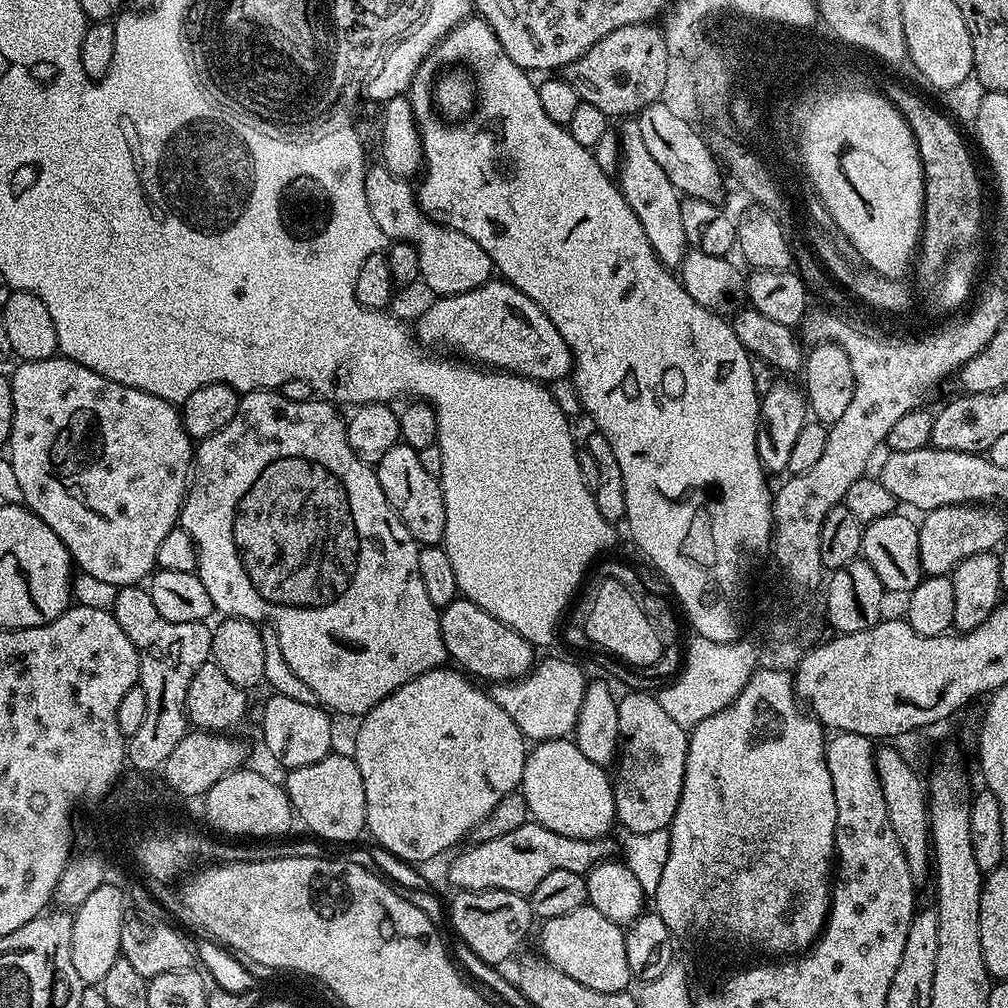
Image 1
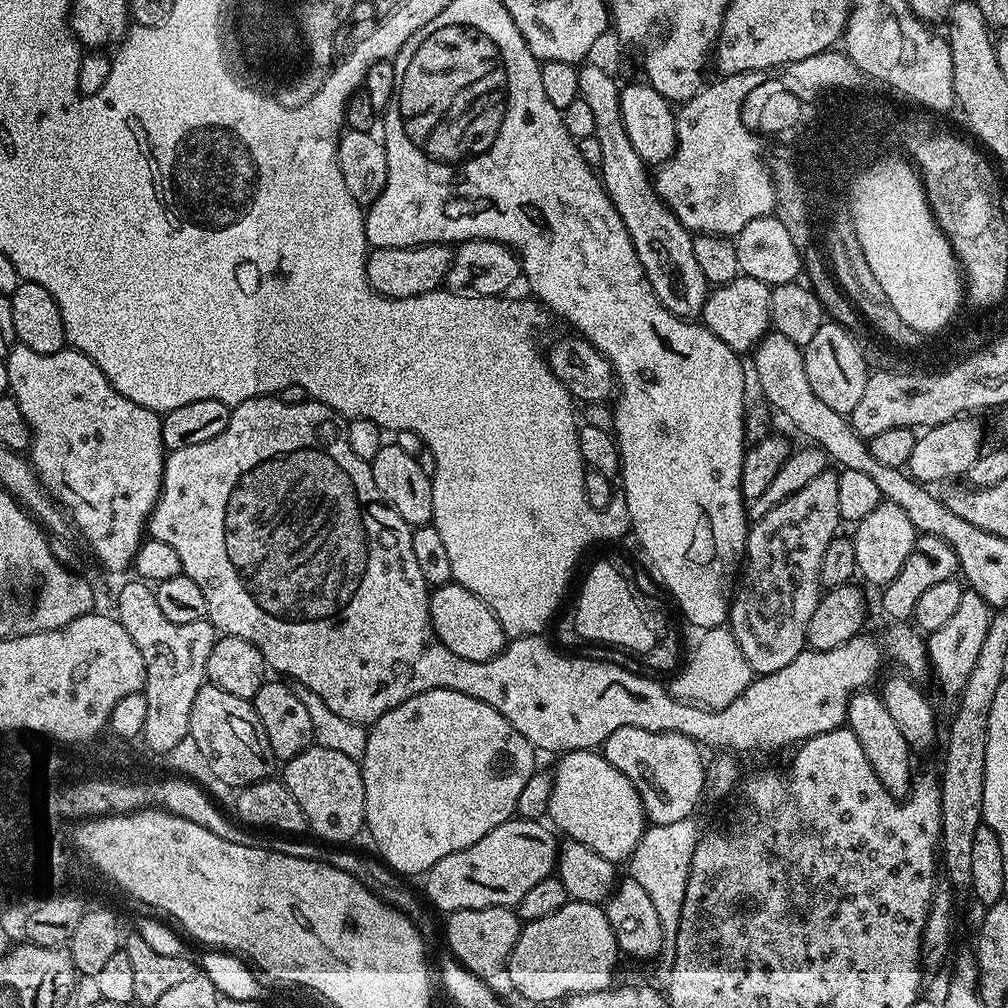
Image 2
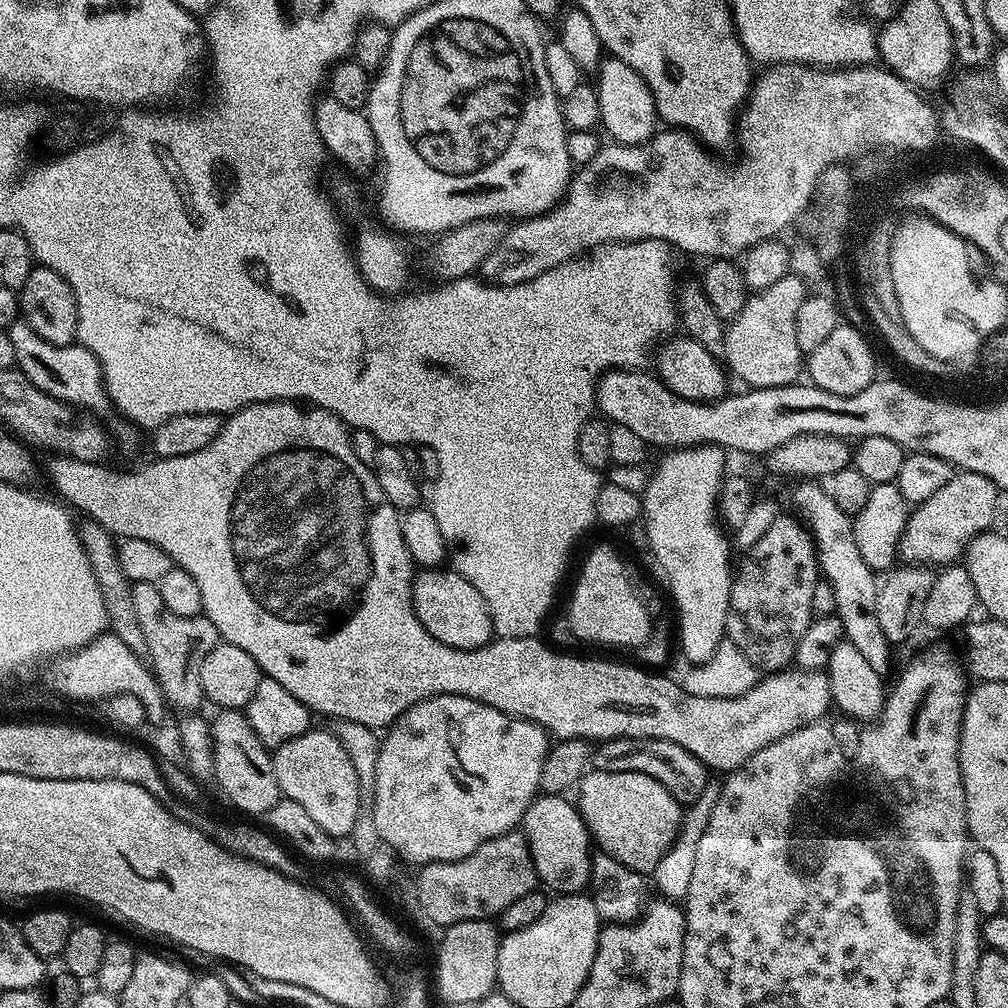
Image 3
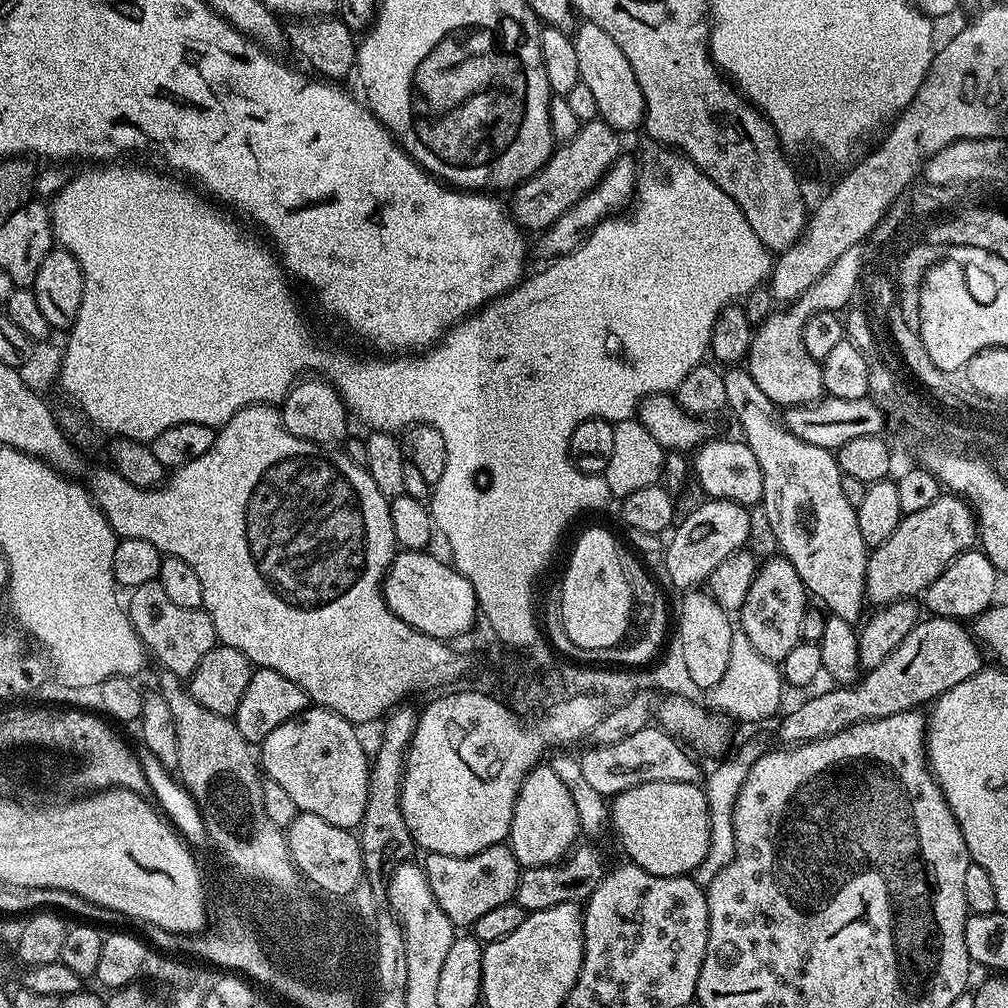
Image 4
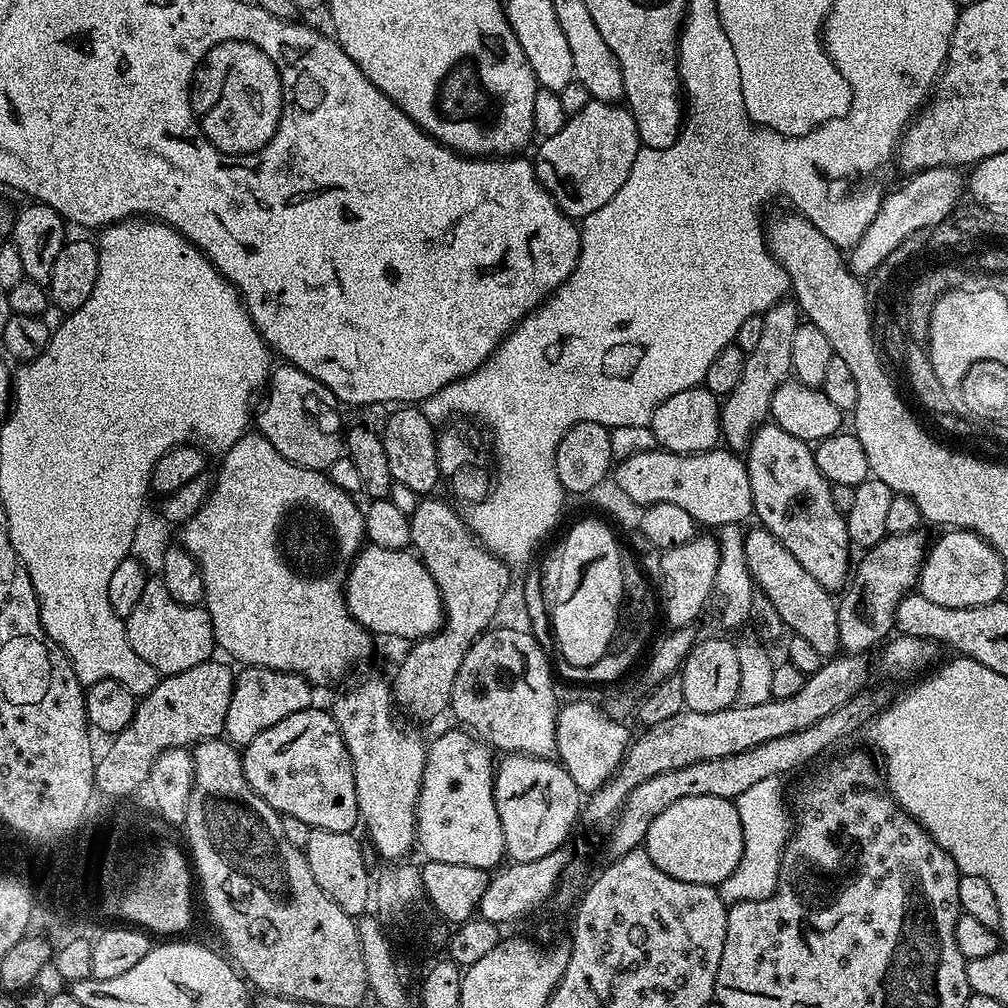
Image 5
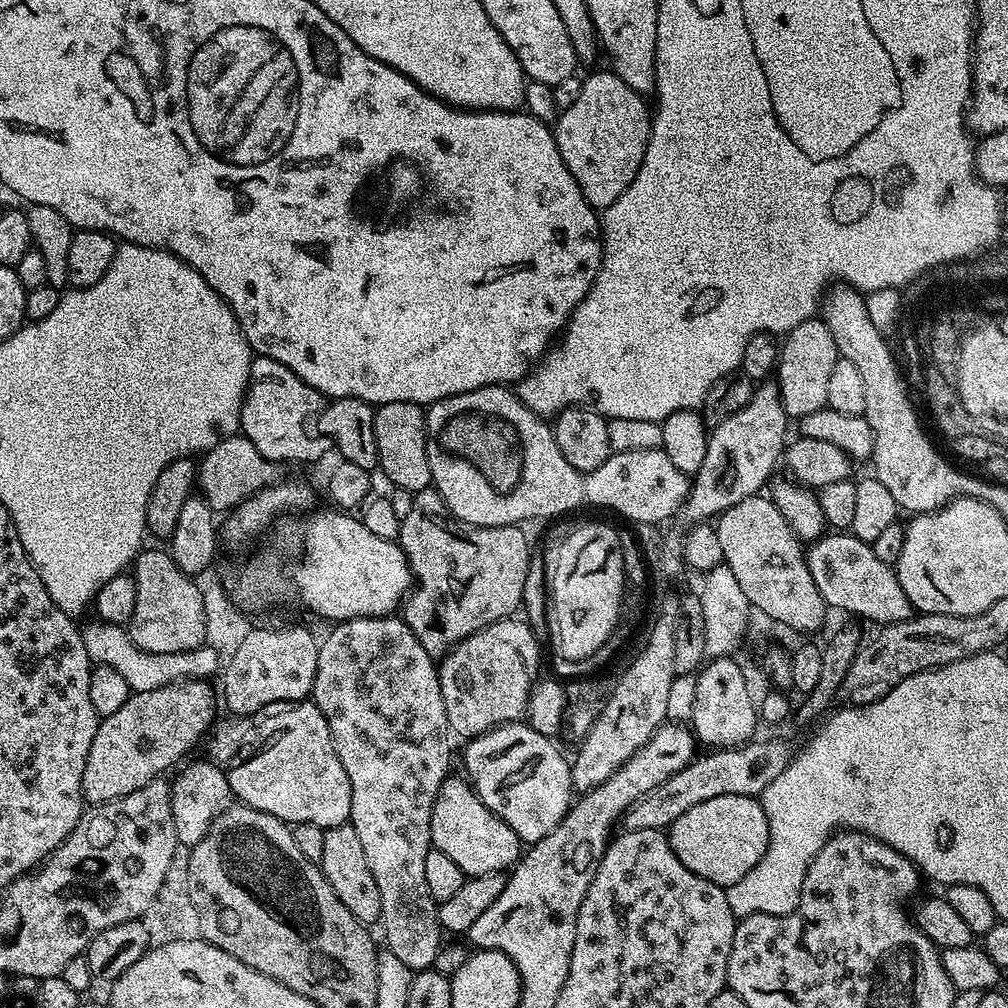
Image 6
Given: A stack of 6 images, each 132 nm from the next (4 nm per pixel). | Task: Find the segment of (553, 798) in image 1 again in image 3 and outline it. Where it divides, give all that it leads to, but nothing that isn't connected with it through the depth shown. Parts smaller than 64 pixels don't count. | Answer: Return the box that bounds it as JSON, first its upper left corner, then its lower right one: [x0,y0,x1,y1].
[574,770,682,874]

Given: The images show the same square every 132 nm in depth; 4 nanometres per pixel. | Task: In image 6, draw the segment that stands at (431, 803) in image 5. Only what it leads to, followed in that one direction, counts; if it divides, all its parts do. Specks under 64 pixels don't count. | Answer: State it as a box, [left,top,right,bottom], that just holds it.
[432,774,522,877]

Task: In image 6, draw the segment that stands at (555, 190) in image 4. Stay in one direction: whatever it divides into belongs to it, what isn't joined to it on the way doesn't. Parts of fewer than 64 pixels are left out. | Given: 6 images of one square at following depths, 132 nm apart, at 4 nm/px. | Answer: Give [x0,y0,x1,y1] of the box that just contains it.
[554,70,652,209]

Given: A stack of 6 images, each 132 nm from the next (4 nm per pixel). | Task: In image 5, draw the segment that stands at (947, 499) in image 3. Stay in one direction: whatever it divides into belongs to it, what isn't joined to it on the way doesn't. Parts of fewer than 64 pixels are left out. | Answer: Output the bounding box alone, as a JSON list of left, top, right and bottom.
[837,531,926,653]

